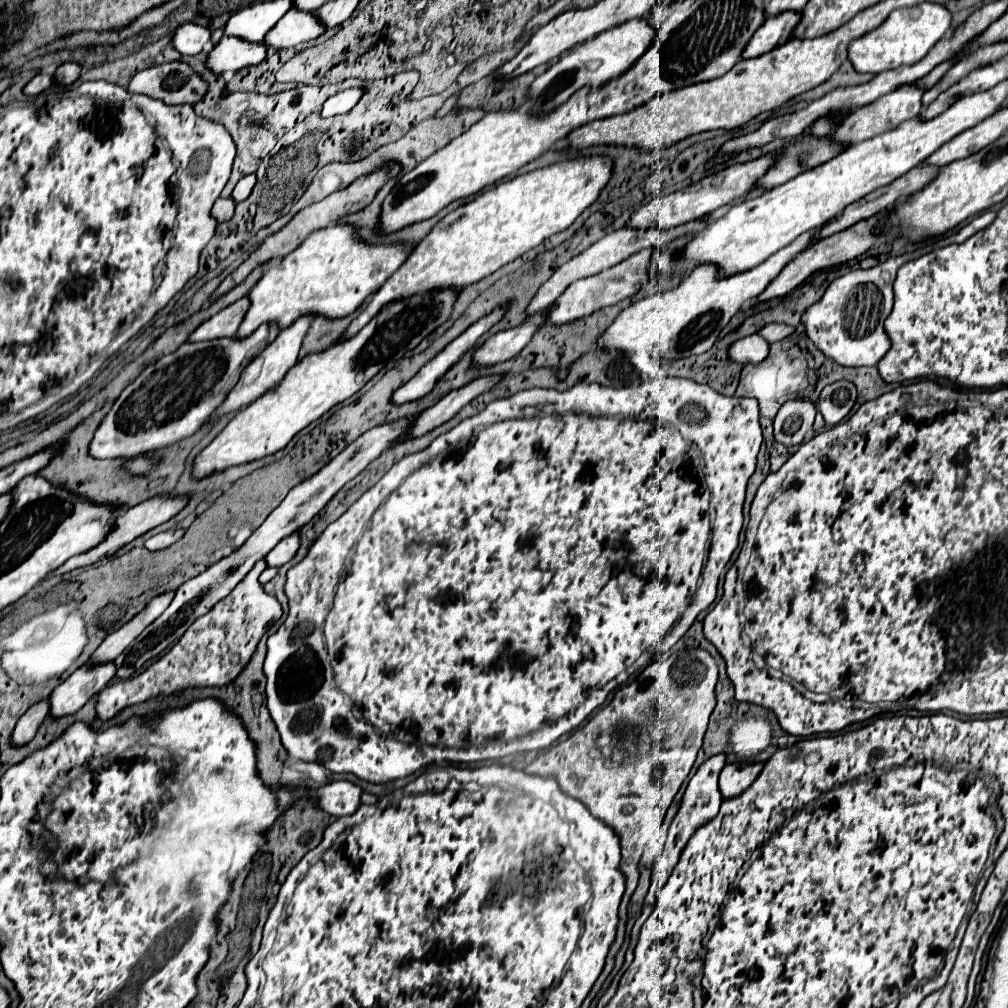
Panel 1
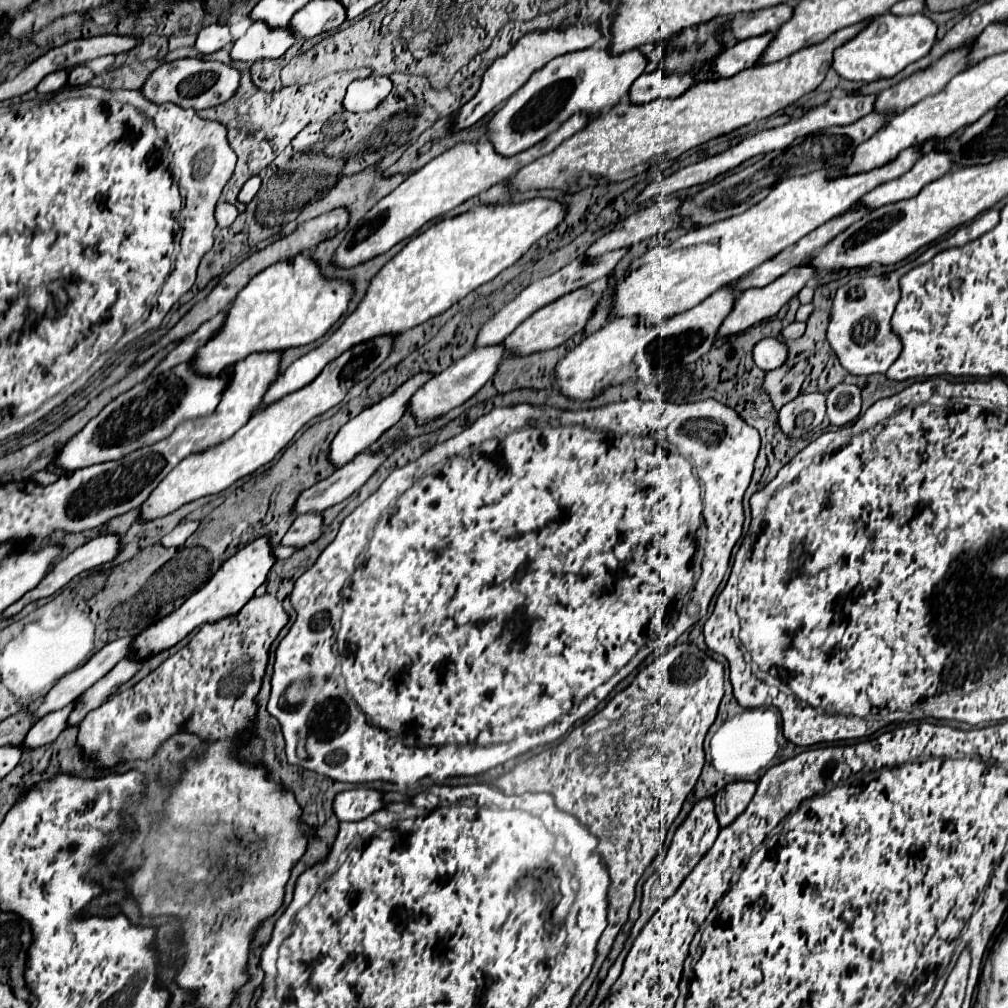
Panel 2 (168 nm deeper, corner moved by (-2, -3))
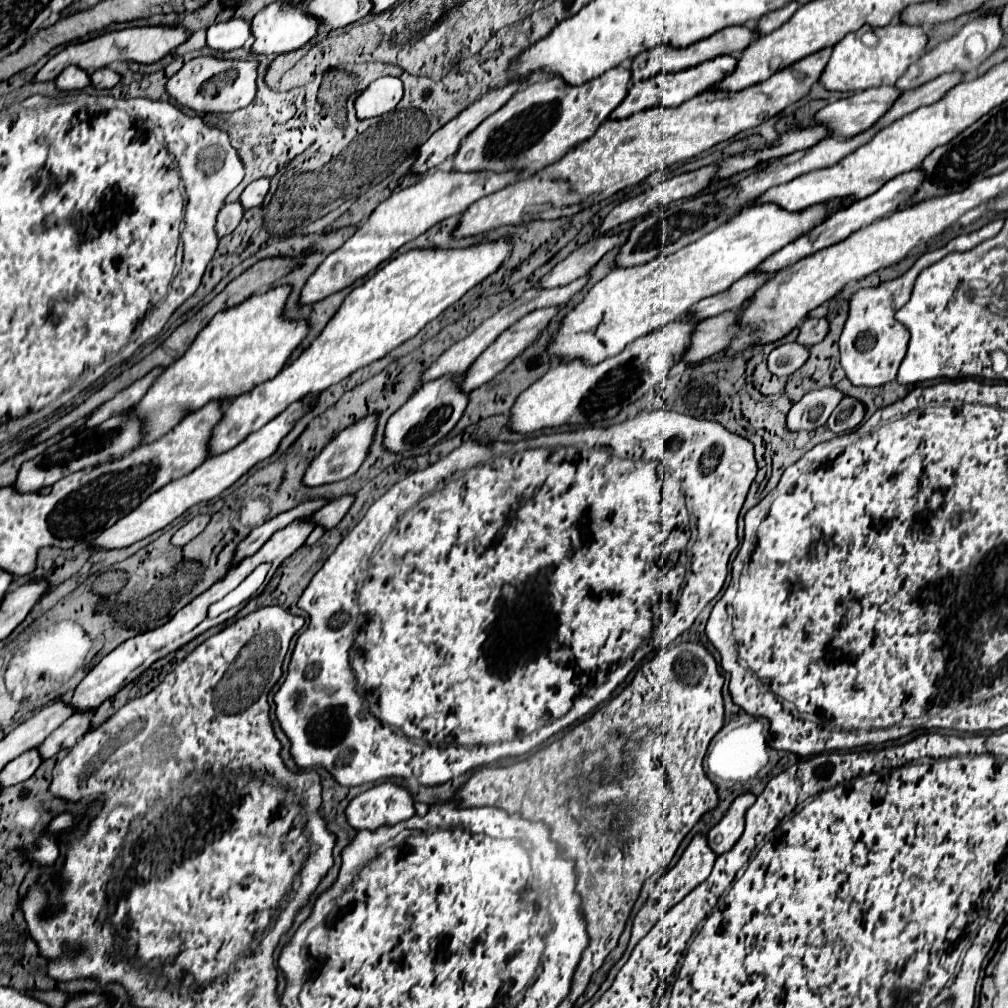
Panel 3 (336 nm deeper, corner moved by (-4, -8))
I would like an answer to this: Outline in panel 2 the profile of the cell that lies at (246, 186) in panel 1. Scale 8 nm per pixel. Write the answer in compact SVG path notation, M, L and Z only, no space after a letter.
M259 175L251 177L251 179L243 185L243 189L241 189L241 193L239 193L239 201L241 201L241 203L249 203L249 201L255 197L255 193L259 191L259 187L261 187L261 177L259 177Z

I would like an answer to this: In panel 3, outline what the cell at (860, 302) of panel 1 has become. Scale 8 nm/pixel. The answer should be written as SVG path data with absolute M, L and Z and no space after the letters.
M995 218L993 222L985 224L977 232L961 234L961 236L953 238L947 246L933 250L933 252L925 252L903 276L899 276L891 282L883 282L877 288L863 288L853 294L851 304L849 304L849 318L847 318L845 330L839 340L839 348L841 348L841 366L847 374L847 378L855 386L883 386L897 378L897 368L907 352L909 330L903 328L903 324L899 324L895 320L895 312L911 298L911 290L913 290L913 284L915 284L915 278L919 276L919 272L929 268L931 264L939 262L941 258L945 258L951 252L967 252L967 250L975 248L977 244L985 242L987 238L993 238L1001 228L1003 228L1003 218Z

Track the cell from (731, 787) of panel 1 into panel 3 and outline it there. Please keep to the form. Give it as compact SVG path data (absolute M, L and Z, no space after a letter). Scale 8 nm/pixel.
M741 794L733 800L731 808L727 810L727 814L723 816L723 820L711 828L711 832L707 834L707 844L709 848L713 848L715 856L721 856L725 852L729 852L729 848L733 848L733 844L741 838L743 834L743 826L745 826L745 812L755 804L755 796L753 794Z

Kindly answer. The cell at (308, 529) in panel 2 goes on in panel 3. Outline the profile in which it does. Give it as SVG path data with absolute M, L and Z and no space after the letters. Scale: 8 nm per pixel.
M345 494L345 496L341 496L341 498L337 498L337 500L331 500L331 502L327 502L321 510L317 510L315 512L315 516L313 516L313 520L315 520L315 524L317 526L323 526L323 528L335 528L339 522L341 522L341 518L347 514L347 510L351 508L351 504L353 504L353 500L355 500L355 496L351 494Z

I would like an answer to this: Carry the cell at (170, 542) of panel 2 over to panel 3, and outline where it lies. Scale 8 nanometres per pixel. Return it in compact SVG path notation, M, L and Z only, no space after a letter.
M199 514L199 516L195 516L193 520L189 520L185 526L181 526L181 528L173 534L171 544L173 544L173 546L185 546L189 540L193 540L197 534L201 534L207 524L209 524L209 514Z

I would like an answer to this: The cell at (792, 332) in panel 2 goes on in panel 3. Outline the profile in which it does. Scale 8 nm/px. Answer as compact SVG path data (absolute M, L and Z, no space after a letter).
M807 318L799 328L797 342L803 346L813 346L821 342L827 336L827 332L829 332L829 322L825 318Z

